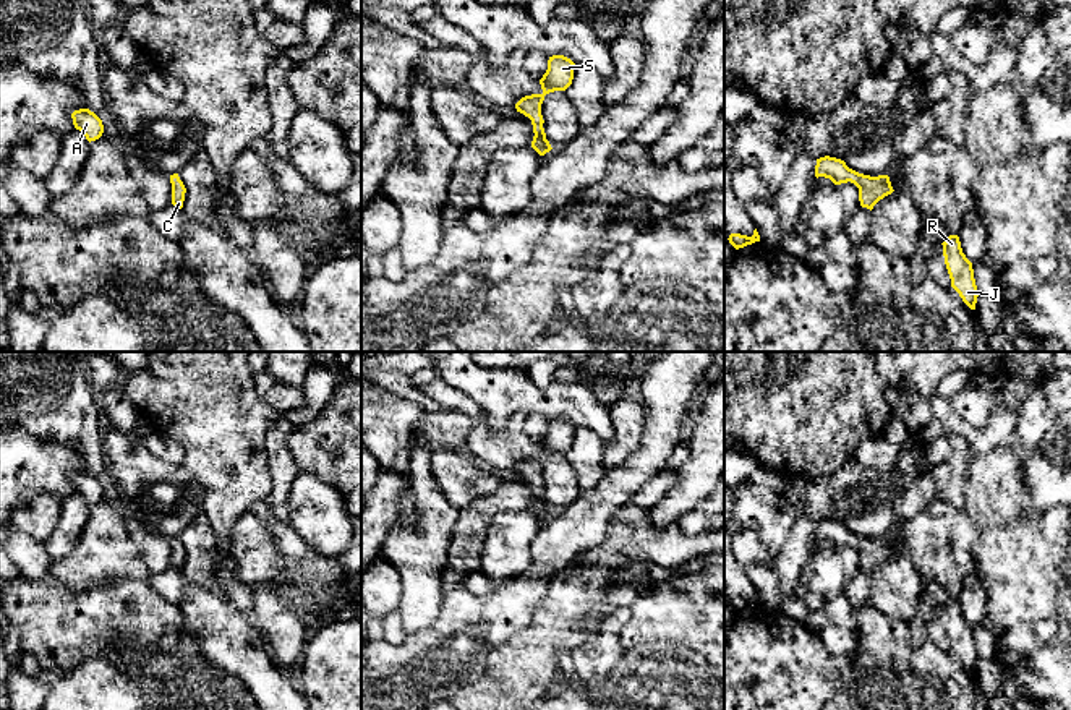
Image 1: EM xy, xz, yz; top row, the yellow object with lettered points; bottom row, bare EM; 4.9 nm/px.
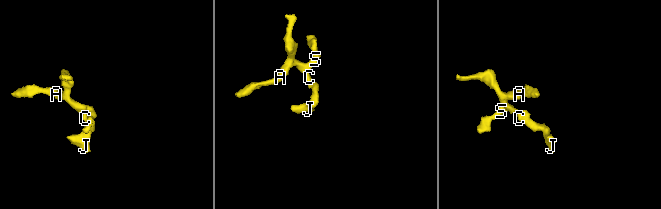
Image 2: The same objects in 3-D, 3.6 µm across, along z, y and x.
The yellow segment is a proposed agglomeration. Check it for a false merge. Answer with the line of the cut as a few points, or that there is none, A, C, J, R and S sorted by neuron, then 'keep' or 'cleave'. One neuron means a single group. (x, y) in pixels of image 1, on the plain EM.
no cut | A C J R S | keep

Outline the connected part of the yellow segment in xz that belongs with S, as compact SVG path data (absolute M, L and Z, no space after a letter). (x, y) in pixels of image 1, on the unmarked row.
M564 418L549 420L548 433L540 443L543 456L525 459L515 467L517 475L523 477L531 483L533 496L535 496L531 511L540 519L544 519L553 512L549 504L546 503L546 496L543 491L544 483L541 478L541 467L546 457L554 454L565 454L572 447L574 433L575 433L575 426L570 421Z

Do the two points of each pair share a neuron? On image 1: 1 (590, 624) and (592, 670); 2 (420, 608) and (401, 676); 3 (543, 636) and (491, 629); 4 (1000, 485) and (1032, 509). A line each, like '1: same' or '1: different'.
1: different
2: different
3: different
4: different

